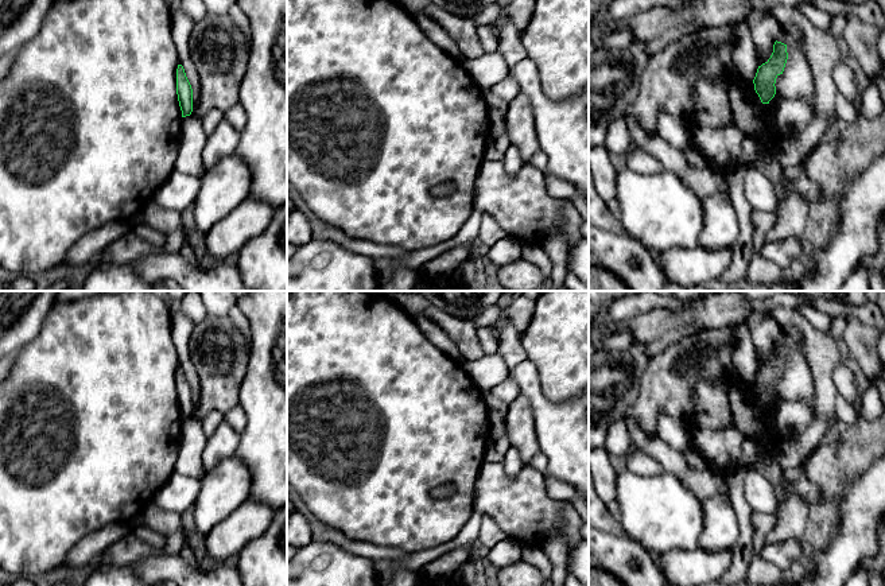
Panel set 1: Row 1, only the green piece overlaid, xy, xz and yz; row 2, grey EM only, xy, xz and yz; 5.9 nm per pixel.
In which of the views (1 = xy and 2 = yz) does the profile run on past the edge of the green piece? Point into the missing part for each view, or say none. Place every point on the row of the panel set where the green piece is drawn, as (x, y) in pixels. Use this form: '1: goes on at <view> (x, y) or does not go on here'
1: does not go on here
2: does not go on here

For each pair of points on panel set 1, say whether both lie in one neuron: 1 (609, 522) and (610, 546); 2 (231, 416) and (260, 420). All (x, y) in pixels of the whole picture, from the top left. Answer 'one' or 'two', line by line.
1: two
2: two

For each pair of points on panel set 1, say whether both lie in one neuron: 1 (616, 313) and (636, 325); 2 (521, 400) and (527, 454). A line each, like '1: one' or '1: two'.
1: two
2: one

